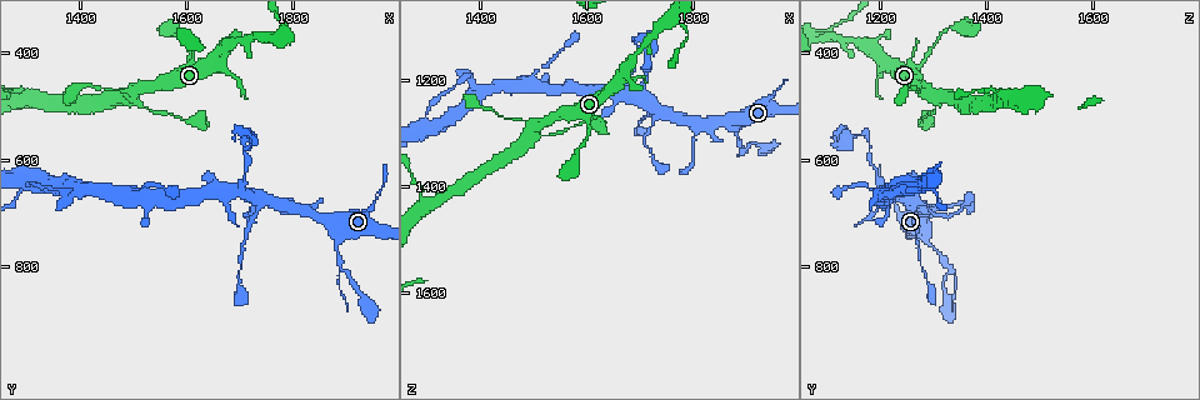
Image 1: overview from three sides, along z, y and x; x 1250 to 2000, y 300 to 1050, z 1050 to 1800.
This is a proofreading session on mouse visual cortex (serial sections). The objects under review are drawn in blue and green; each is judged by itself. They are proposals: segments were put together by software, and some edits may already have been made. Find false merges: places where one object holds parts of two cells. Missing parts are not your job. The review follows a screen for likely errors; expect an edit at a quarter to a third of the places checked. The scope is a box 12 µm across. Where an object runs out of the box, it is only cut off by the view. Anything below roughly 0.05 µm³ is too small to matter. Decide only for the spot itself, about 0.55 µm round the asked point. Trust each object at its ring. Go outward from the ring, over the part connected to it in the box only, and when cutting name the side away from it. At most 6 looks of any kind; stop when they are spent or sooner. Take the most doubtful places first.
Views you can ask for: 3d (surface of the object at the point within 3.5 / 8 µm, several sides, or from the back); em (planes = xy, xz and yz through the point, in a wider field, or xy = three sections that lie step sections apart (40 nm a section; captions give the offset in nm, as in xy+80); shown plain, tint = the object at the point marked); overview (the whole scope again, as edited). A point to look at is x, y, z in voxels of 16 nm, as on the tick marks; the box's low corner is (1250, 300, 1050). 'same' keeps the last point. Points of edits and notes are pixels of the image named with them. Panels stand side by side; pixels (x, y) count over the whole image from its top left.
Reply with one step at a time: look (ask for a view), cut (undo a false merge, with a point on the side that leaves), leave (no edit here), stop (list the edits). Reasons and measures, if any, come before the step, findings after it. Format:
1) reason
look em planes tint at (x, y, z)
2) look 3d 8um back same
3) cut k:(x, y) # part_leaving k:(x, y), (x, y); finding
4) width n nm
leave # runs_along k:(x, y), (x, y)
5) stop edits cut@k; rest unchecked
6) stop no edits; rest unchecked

look em xy step 2 tint at (1500, 480, 1295)

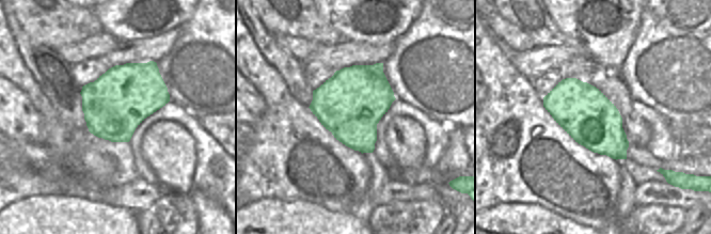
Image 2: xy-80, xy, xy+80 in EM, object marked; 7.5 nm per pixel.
wider look
look 3d 3.5um same

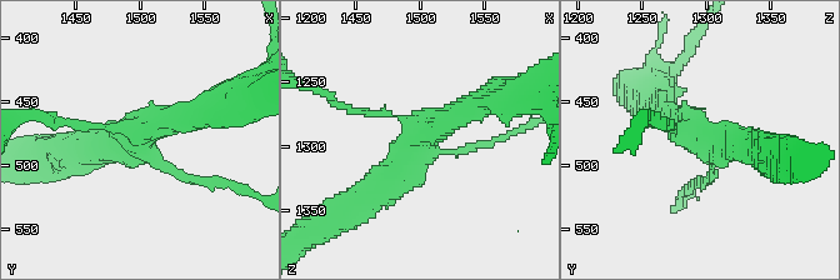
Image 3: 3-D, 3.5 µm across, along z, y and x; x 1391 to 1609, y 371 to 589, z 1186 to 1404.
arm_widths 100, 100, 350, 450 nm
leave # runs_along 3:(478, 103), (428, 131), (351, 205); one cell here

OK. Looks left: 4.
sharp bend
look 3d 3.5um at (1300, 480, 1440)

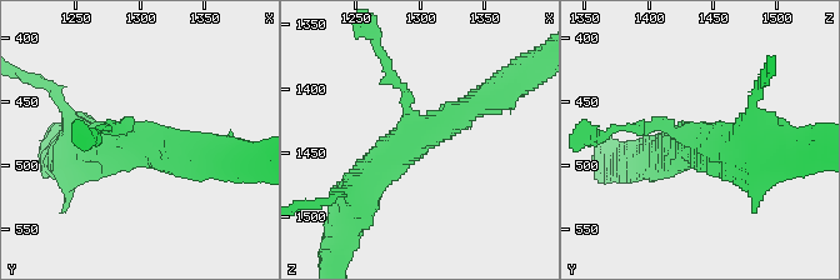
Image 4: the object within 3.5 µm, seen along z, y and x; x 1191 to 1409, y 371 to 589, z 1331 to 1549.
now the EM
look em planes tint at (1304, 480, 1432)

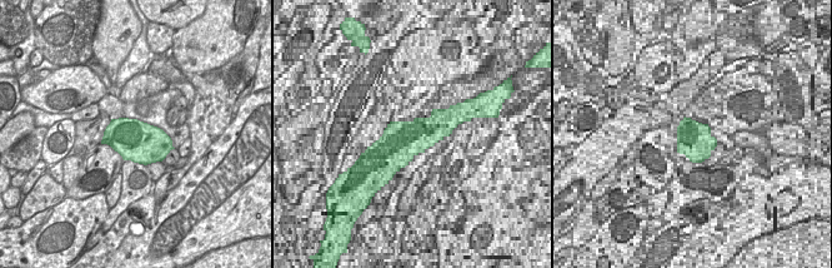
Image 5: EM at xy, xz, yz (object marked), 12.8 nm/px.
cut it another way
look em xy step 5 tint same

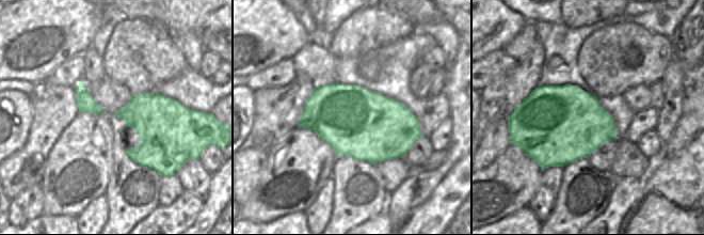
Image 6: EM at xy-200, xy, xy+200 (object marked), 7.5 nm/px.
width 500 nm
leave # runs_along 4:(495, 93), (423, 131), (358, 189); continuous, no second cell

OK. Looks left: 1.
stop no edits; rest unchecked

